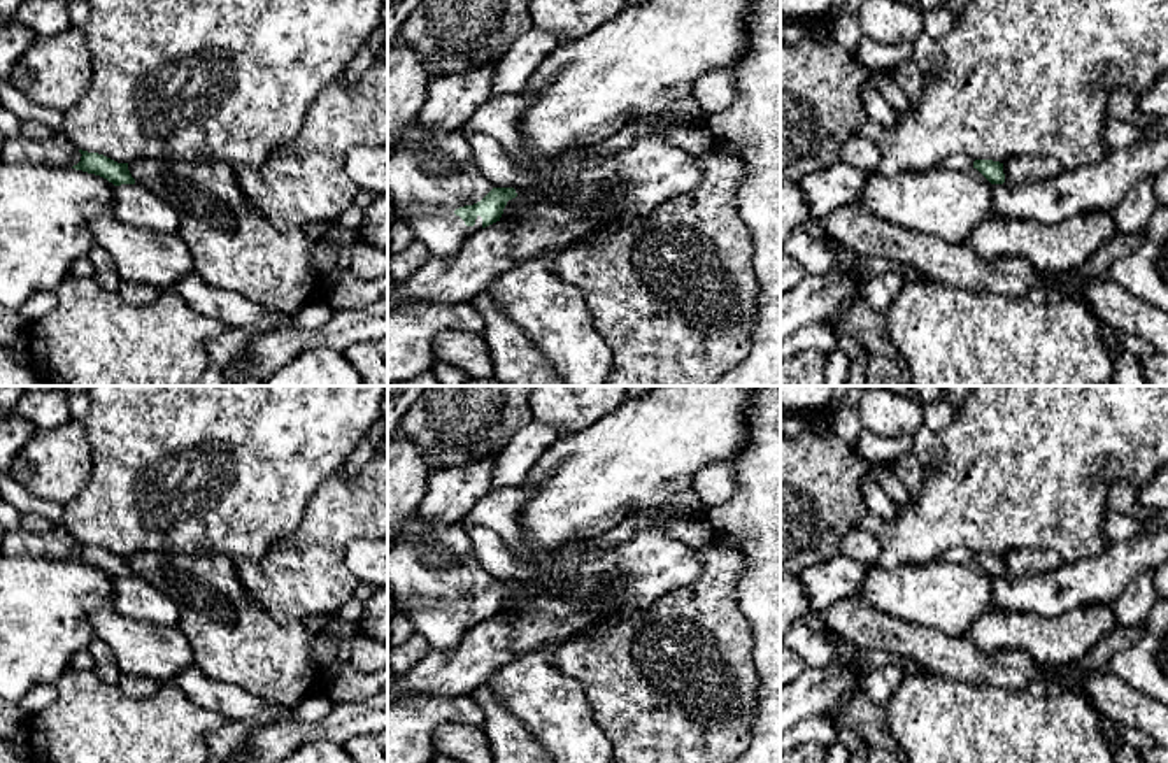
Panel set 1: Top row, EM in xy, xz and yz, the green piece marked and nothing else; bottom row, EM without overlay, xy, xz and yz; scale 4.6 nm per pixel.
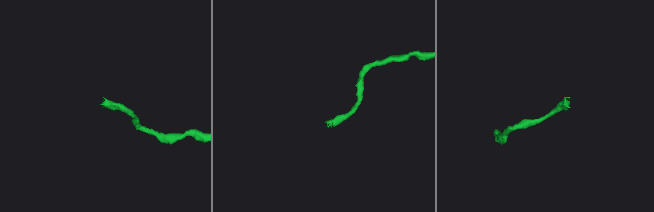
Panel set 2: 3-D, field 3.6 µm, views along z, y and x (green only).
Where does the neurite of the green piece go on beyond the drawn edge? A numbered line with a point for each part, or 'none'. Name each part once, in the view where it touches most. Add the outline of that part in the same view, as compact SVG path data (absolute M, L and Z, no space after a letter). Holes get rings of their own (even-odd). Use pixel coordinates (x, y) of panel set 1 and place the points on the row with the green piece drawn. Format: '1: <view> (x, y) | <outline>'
1: xz (434, 171) | M414 119L405 137L388 153L388 193L400 209L419 210L407 217L405 226L426 246L430 258L456 254L461 244L482 228L481 216L474 226L466 226L454 210L481 202L493 188L479 170L468 140L459 130L423 128Z

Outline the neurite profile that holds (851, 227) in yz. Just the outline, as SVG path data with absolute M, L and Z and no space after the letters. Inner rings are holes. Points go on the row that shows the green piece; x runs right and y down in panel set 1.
M858 202L837 209L821 225L833 242L859 256L887 258L965 291L1024 296L1036 282L1049 288L1054 277L1024 258L984 261L965 244L907 230L863 210Z

